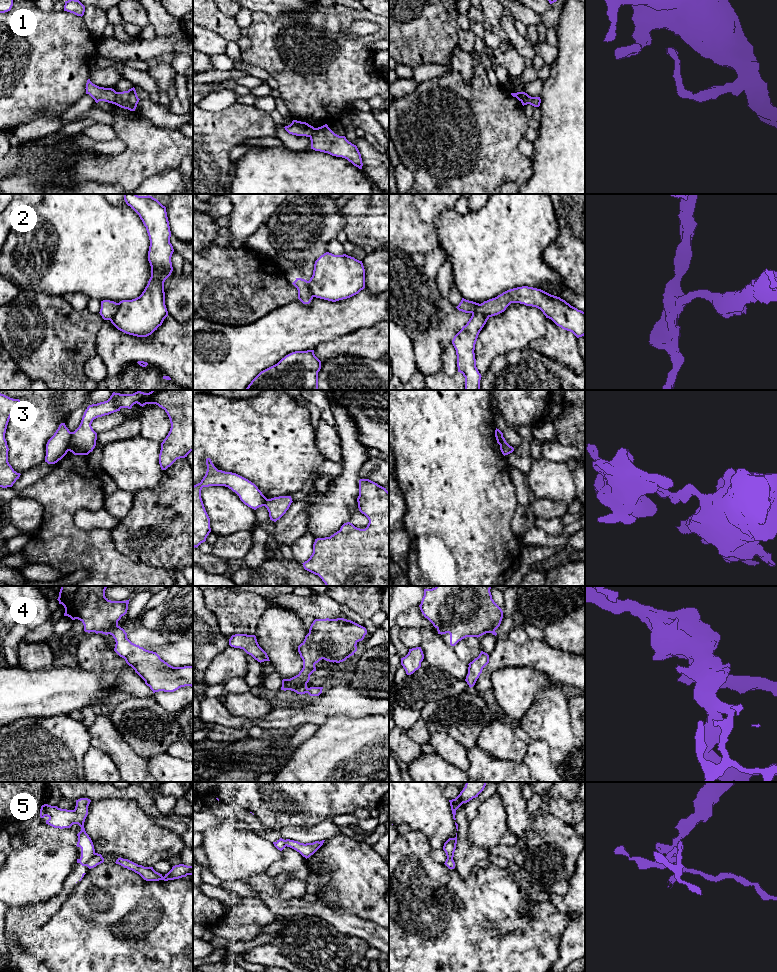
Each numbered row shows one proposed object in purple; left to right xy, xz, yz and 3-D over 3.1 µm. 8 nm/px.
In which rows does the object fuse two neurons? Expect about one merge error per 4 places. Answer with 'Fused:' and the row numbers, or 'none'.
Fused: 1, 2, 3, 4, 5

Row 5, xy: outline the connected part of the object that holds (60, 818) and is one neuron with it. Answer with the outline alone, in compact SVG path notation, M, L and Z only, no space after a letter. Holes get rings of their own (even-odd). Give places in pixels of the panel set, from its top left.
M80 798L76 800L74 810L61 809L57 806L44 804L40 809L40 817L47 816L46 824L54 828L70 828L73 824L78 824L81 831L77 834L77 847L81 848L81 857L77 859L77 863L87 866L87 862L95 854L93 842L84 828L84 822L88 815L88 806L91 800L88 798Z

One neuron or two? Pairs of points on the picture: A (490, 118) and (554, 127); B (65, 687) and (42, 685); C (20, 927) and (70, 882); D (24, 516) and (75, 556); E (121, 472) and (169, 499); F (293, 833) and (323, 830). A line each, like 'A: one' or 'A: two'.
A: two
B: one
C: one
D: two
E: two
F: one

